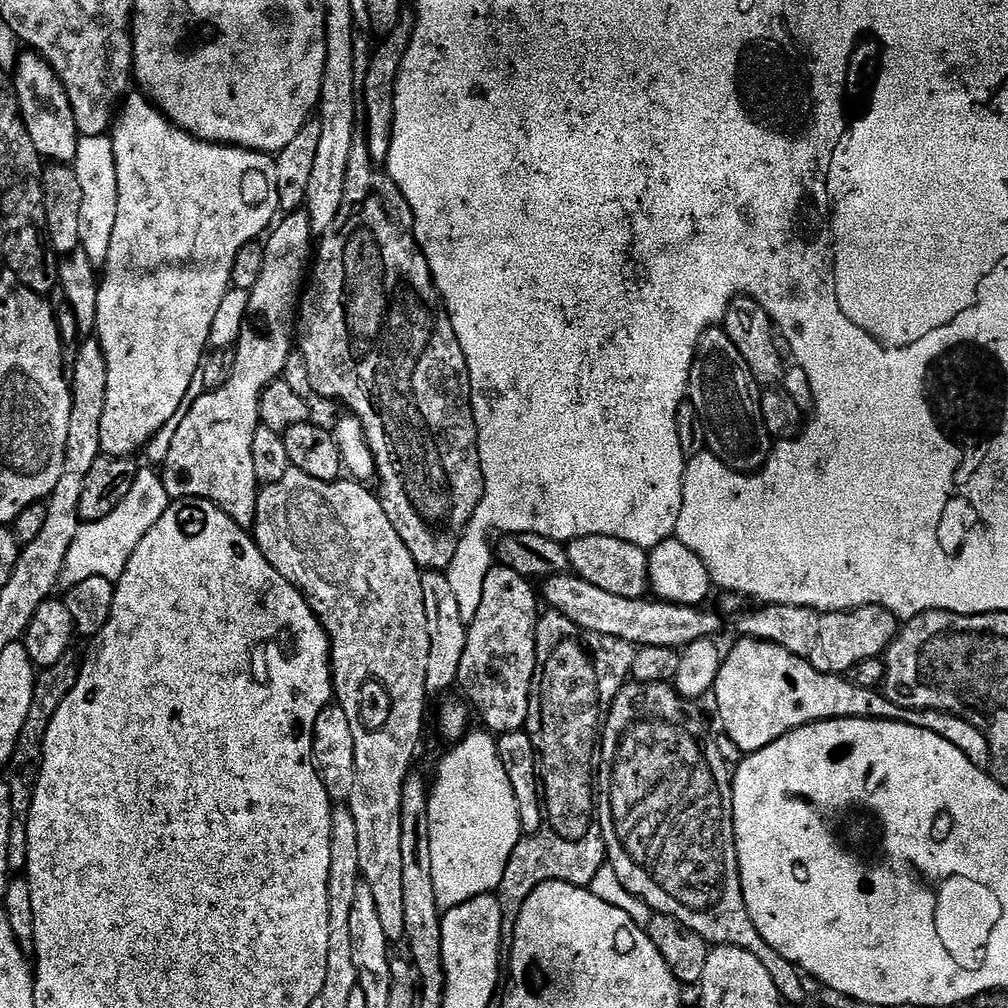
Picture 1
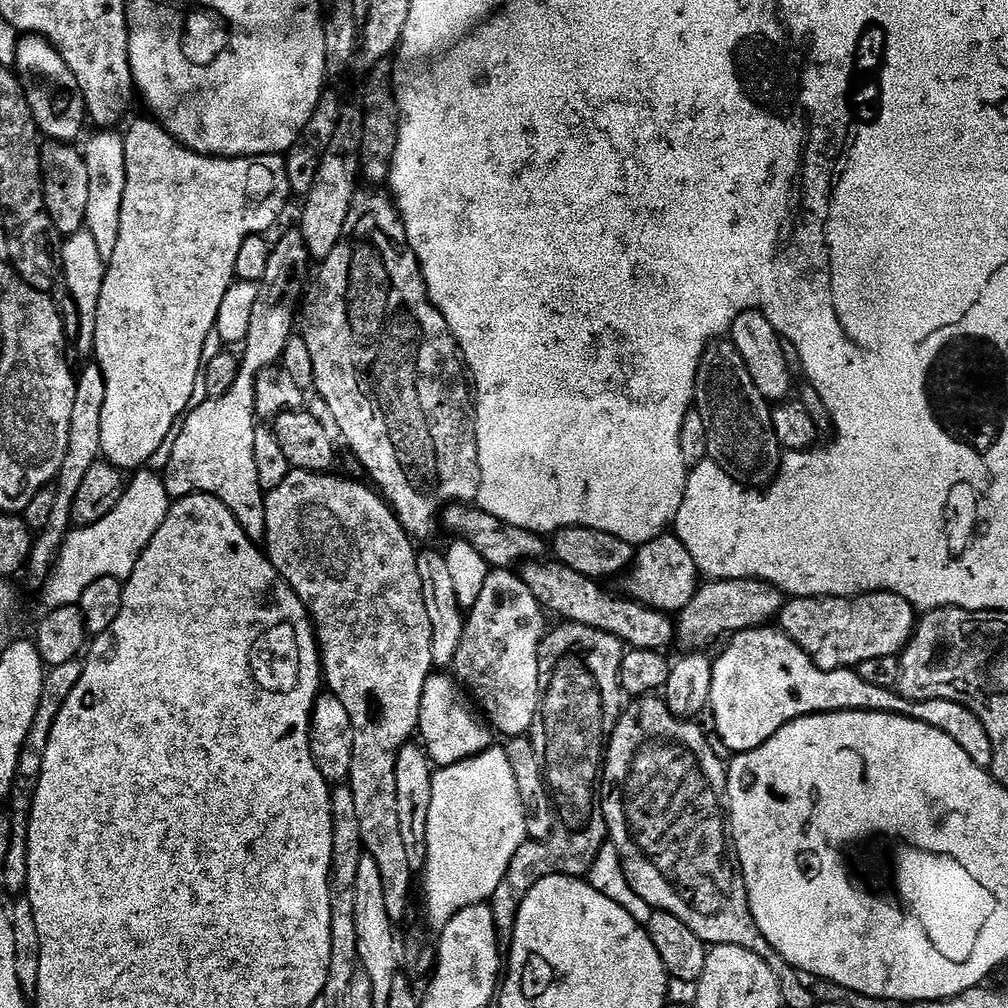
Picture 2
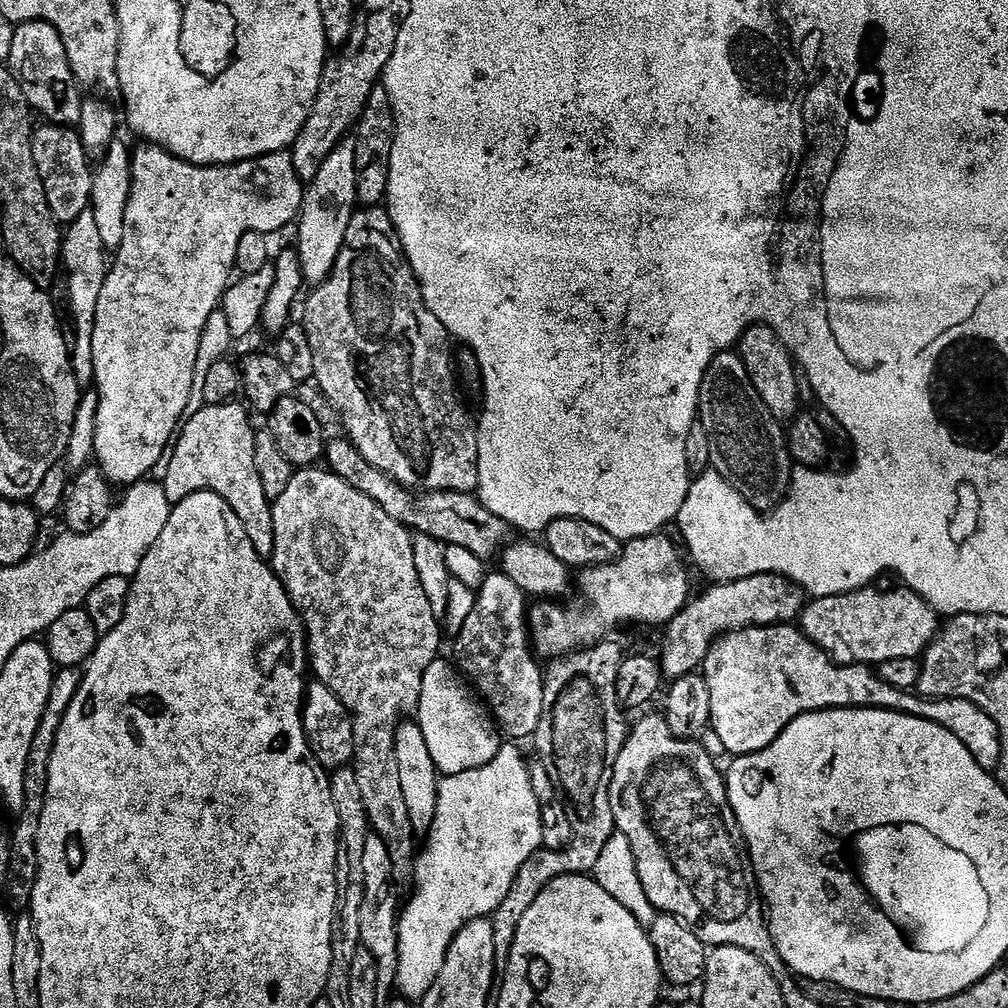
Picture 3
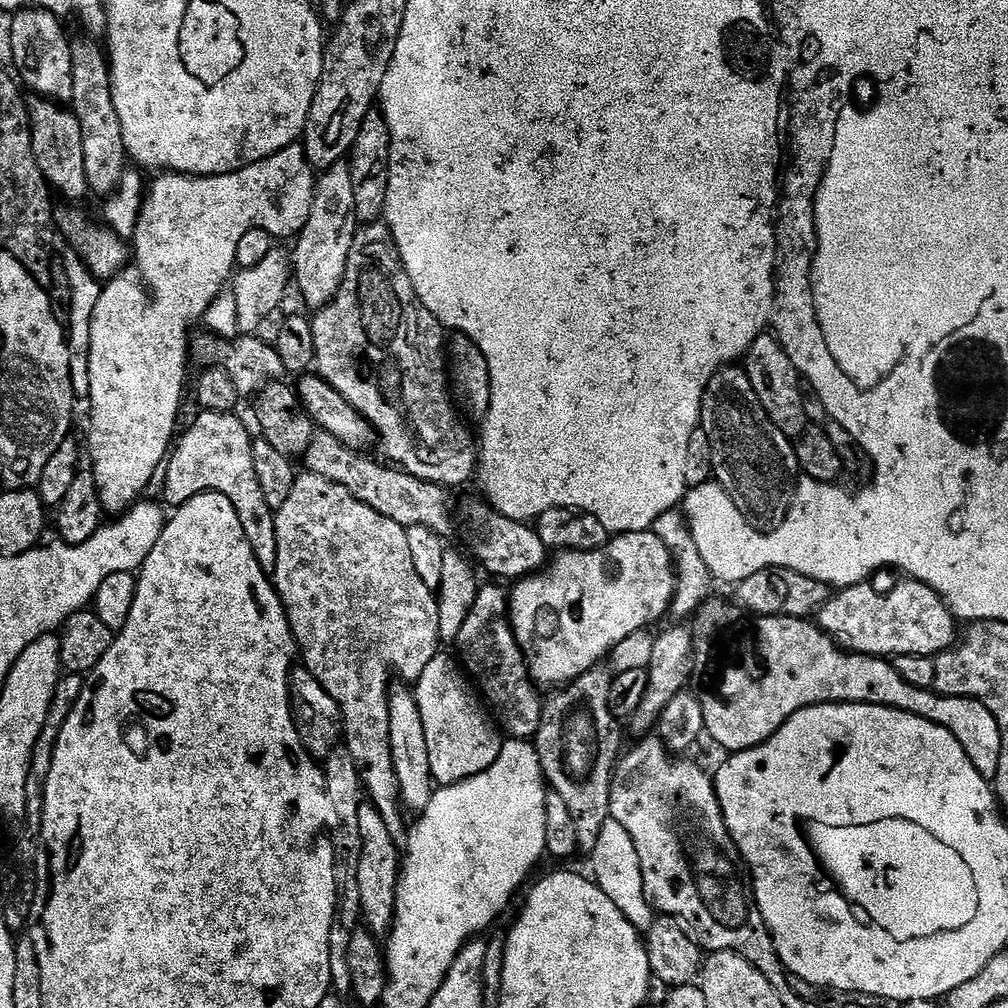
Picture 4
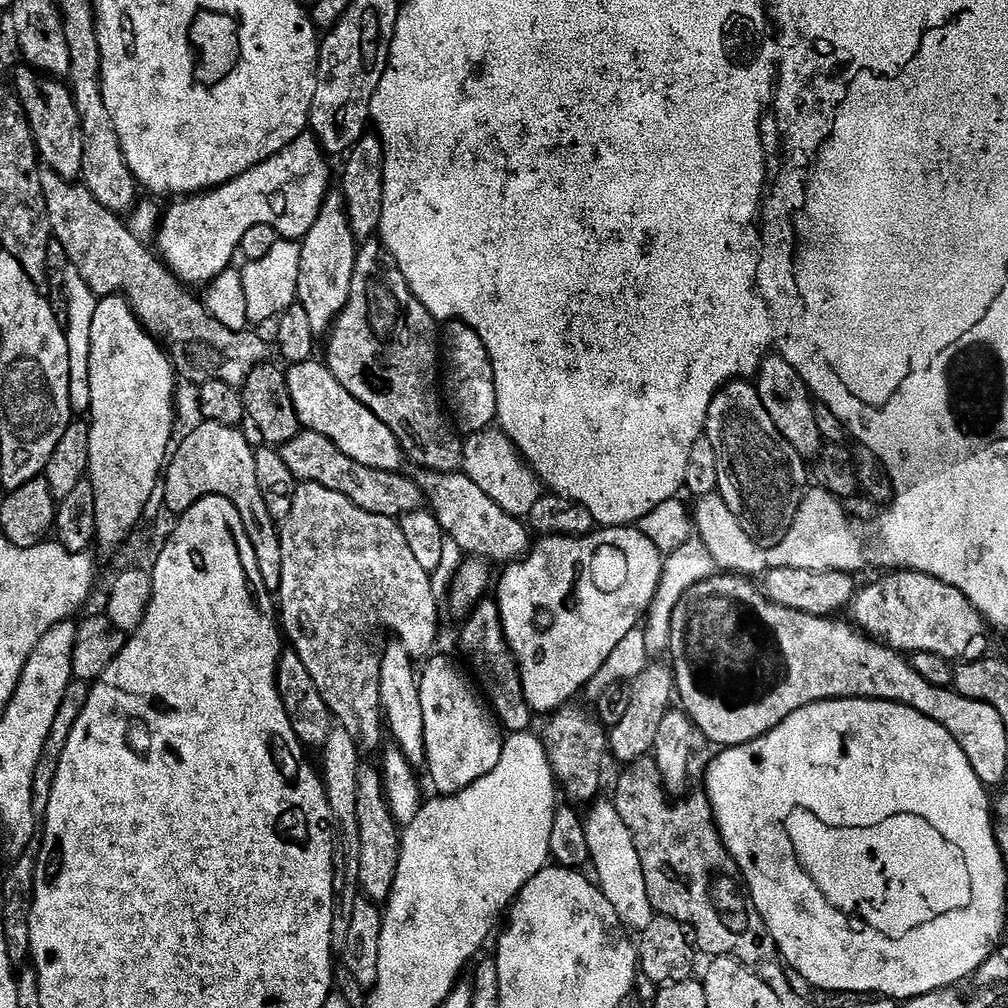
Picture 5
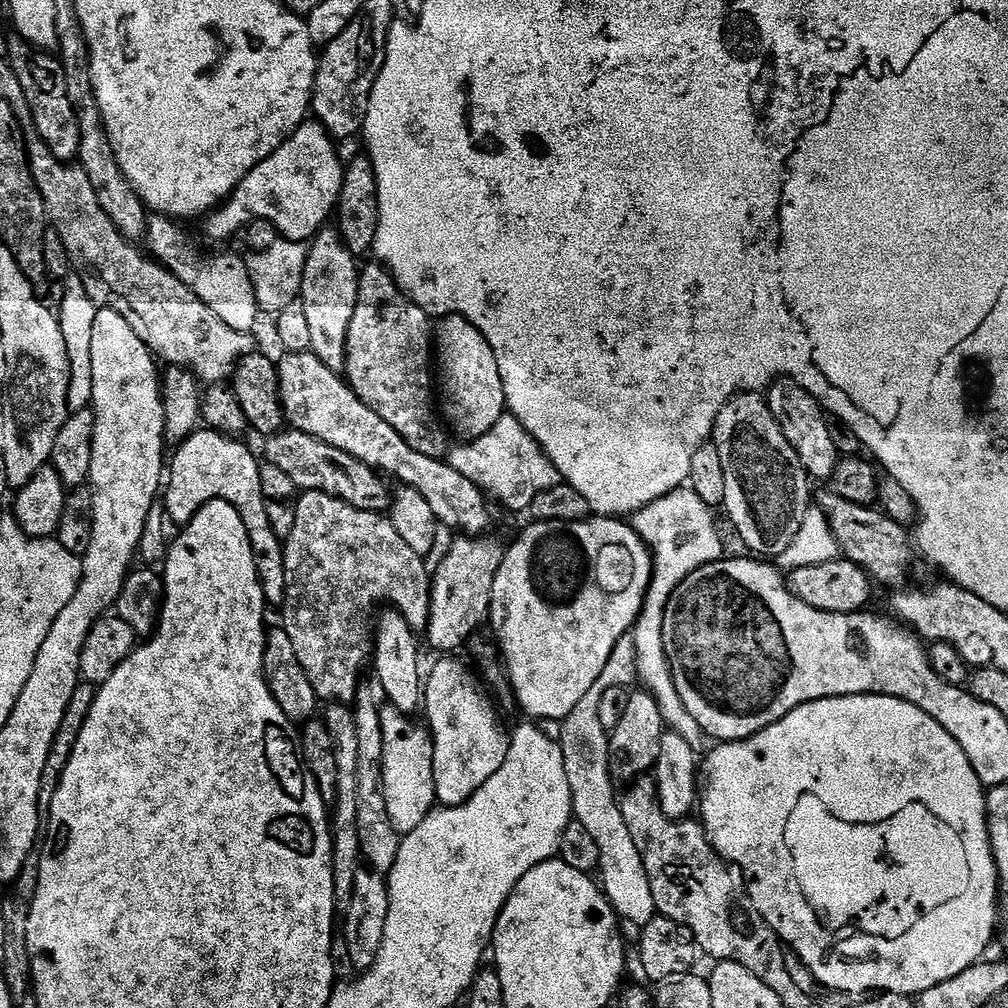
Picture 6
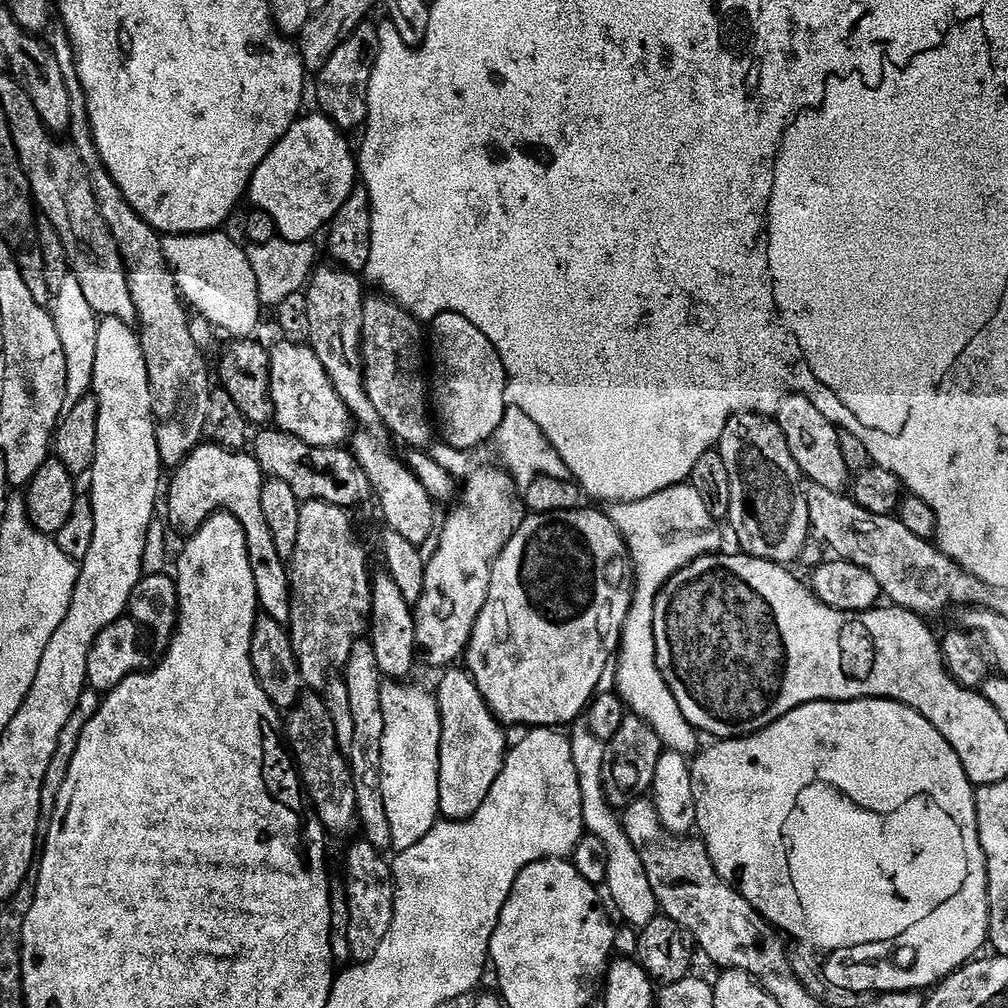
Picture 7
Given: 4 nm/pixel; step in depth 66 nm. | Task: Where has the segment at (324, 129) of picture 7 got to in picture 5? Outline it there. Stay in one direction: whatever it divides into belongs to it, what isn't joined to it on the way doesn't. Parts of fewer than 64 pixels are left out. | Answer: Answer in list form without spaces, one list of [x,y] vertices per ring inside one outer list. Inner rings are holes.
[[[311,134],[299,136],[290,146],[286,146],[278,154],[266,158],[258,166],[246,170],[246,174],[236,176],[230,182],[221,184],[219,188],[209,188],[206,192],[198,192],[177,199],[169,208],[165,207],[159,229],[154,237],[158,255],[176,279],[185,286],[201,284],[207,286],[229,271],[232,255],[237,255],[246,230],[259,224],[270,226],[277,237],[301,241],[314,226],[314,218],[318,218],[318,210],[322,210],[322,202],[328,197],[332,180],[332,172],[328,169],[329,157]]]

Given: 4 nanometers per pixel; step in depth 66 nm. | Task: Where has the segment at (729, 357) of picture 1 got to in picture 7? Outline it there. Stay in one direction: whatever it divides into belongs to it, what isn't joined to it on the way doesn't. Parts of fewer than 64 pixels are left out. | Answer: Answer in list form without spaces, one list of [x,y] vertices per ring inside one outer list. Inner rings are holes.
[[[739,412],[726,422],[718,451],[722,462],[726,462],[726,470],[730,470],[727,523],[732,524],[732,532],[740,543],[739,551],[745,556],[792,566],[809,547],[812,523],[804,485],[806,477],[798,462],[794,462],[794,454],[790,454],[786,434],[782,434],[771,416]]]

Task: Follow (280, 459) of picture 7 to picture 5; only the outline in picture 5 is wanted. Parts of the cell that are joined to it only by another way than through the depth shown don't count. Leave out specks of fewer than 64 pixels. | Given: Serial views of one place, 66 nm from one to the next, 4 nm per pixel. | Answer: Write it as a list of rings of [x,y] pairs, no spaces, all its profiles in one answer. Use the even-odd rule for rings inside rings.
[[[301,430],[290,442],[279,445],[278,451],[282,462],[290,466],[290,474],[294,474],[297,482],[326,486],[330,490],[340,492],[354,502],[362,510],[379,516],[399,518],[419,512],[422,508],[422,493],[411,475],[404,476],[403,471],[379,472],[370,470],[370,466],[362,466],[362,462],[354,462],[334,446],[330,438],[317,432]]]

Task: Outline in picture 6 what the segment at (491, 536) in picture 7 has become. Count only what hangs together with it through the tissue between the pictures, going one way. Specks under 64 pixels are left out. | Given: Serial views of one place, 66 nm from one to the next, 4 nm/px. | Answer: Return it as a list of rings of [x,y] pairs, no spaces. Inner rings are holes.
[[[461,535],[448,548],[448,553],[434,568],[432,576],[432,601],[430,602],[430,618],[426,629],[428,644],[437,648],[440,654],[455,653],[471,641],[480,623],[489,619],[492,610],[492,591],[494,578],[498,574],[500,564],[504,560],[505,545],[496,540],[487,540],[487,535]]]

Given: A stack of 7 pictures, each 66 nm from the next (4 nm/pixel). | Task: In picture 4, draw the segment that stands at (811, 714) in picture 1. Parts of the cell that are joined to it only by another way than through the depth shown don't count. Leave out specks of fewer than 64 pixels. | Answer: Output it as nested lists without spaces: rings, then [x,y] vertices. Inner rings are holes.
[[[717,598],[709,599],[700,605],[694,628],[694,651],[690,656],[690,672],[700,683],[699,700],[705,716],[704,731],[712,735],[729,753],[745,752],[759,744],[764,744],[794,714],[804,708],[813,708],[815,704],[881,704],[887,708],[897,708],[915,716],[926,718],[940,724],[958,738],[962,750],[974,762],[978,774],[994,778],[1002,758],[1002,734],[998,722],[986,706],[977,700],[964,700],[960,696],[941,696],[935,690],[910,686],[898,674],[895,663],[879,656],[860,656],[857,652],[845,652],[836,641],[831,640],[820,629],[819,623],[798,616],[761,616],[748,618],[736,628],[736,656],[723,660],[712,656],[724,648],[723,636],[732,628],[732,620]]]

